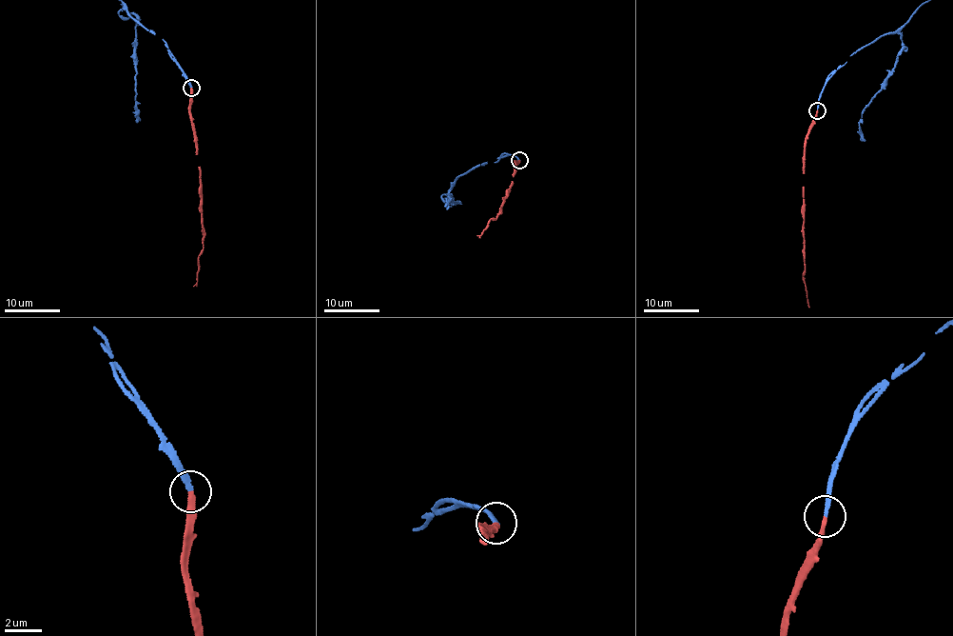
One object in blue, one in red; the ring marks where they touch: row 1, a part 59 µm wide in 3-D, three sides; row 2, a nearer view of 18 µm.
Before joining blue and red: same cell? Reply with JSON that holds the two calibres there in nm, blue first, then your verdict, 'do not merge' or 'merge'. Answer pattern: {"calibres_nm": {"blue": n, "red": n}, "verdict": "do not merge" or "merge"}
{"calibres_nm": {"blue": 220, "red": 280}, "verdict": "merge"}

